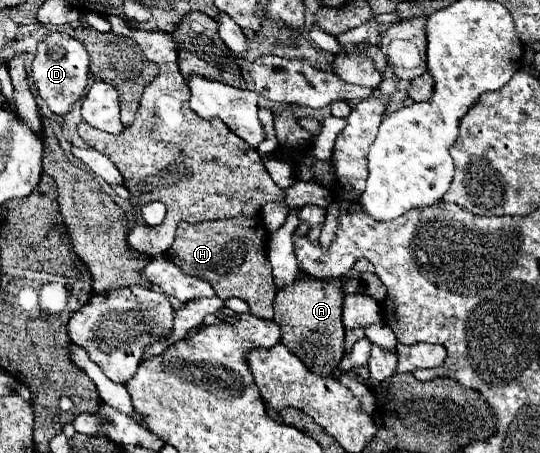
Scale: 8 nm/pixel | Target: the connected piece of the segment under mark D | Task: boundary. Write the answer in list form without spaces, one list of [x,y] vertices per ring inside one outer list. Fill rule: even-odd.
[[[50,33],[36,47],[36,57],[32,61],[32,81],[40,95],[40,99],[50,107],[52,113],[64,117],[72,111],[74,103],[84,97],[88,85],[90,69],[88,69],[88,53],[80,41],[72,39],[66,33]]]

